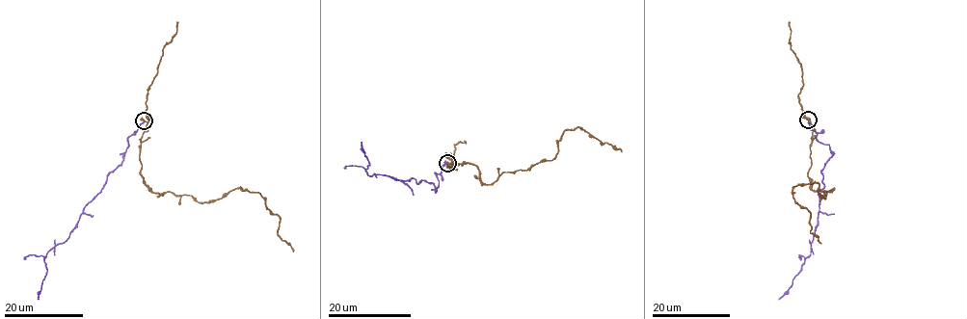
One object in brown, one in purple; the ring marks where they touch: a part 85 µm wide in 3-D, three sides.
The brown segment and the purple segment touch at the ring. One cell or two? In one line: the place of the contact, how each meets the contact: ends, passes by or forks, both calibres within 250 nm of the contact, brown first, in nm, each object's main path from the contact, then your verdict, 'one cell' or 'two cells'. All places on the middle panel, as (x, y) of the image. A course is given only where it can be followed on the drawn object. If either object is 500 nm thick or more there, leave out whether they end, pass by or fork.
(447, 163) | brown ends | purple ends | 300/160 nm | brown via (448, 163), (472, 164), (491, 184), (550, 161), (561, 134), (581, 127), (622, 152) | purple via (448, 163), (435, 173), (436, 190), (423, 180), (368, 175), (362, 142) | two cells

